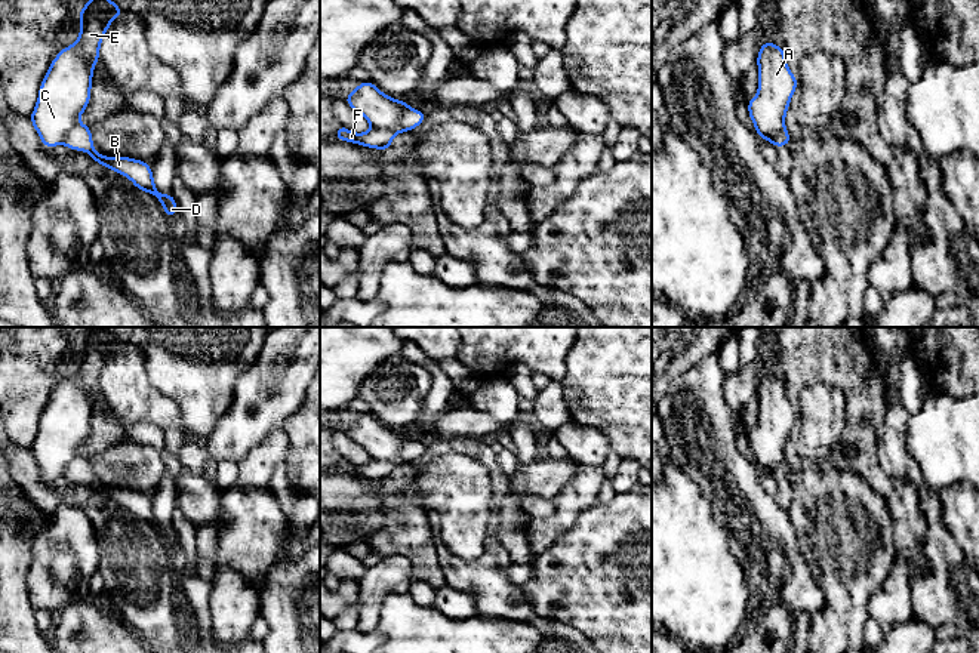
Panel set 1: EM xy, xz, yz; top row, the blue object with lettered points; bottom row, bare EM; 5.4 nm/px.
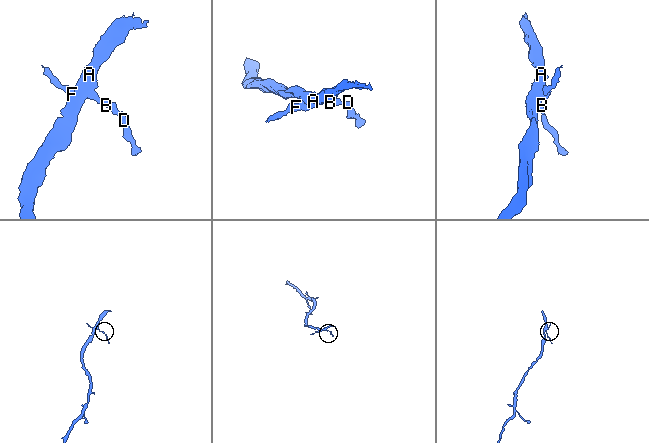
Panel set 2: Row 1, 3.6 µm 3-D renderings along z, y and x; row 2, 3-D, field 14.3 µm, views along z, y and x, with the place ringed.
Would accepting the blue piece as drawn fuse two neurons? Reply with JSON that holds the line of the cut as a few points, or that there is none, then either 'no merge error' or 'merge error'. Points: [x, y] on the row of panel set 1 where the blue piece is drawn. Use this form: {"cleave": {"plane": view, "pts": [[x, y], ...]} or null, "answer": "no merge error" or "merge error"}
{"cleave": {"plane": "xz", "pts": [[406, 105], [396, 126], [388, 129], [372, 128]]}, "answer": "merge error"}

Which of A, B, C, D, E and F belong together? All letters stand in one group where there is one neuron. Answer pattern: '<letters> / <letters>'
A C E / B D F

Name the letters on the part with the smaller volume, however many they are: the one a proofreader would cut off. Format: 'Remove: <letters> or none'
Remove: B, D, F

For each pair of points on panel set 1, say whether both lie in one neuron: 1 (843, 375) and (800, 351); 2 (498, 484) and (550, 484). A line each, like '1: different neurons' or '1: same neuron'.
1: same neuron
2: different neurons

